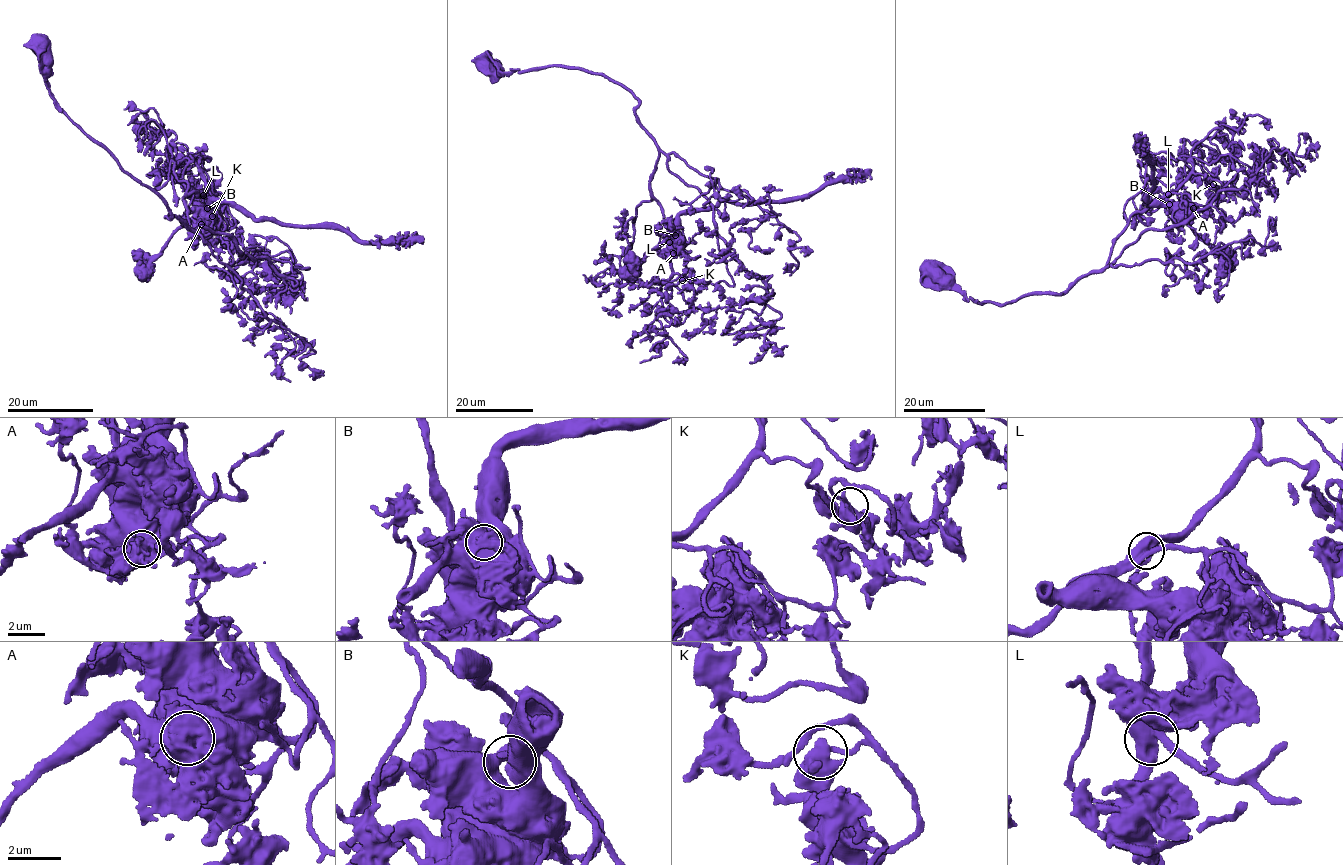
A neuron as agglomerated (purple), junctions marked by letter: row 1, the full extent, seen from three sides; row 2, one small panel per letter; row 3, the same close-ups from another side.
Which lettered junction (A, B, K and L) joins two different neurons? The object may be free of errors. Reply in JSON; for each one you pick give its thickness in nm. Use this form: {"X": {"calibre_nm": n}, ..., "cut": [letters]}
{"A": {"calibre_nm": 700}, "cut": ["A"]}

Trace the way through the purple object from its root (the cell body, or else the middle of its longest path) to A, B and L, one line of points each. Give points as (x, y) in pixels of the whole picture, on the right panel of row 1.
A: (930, 271), (939, 286), (978, 303), (1059, 294), (1103, 268), (1132, 215), (1175, 192), (1183, 208), (1192, 208)
B: (930, 271), (939, 286), (978, 303), (1059, 294), (1103, 268), (1132, 215), (1175, 192), (1186, 207), (1169, 204)
L: (930, 271), (939, 286), (978, 303), (1066, 292), (1106, 265), (1114, 238), (1132, 215), (1168, 194)

